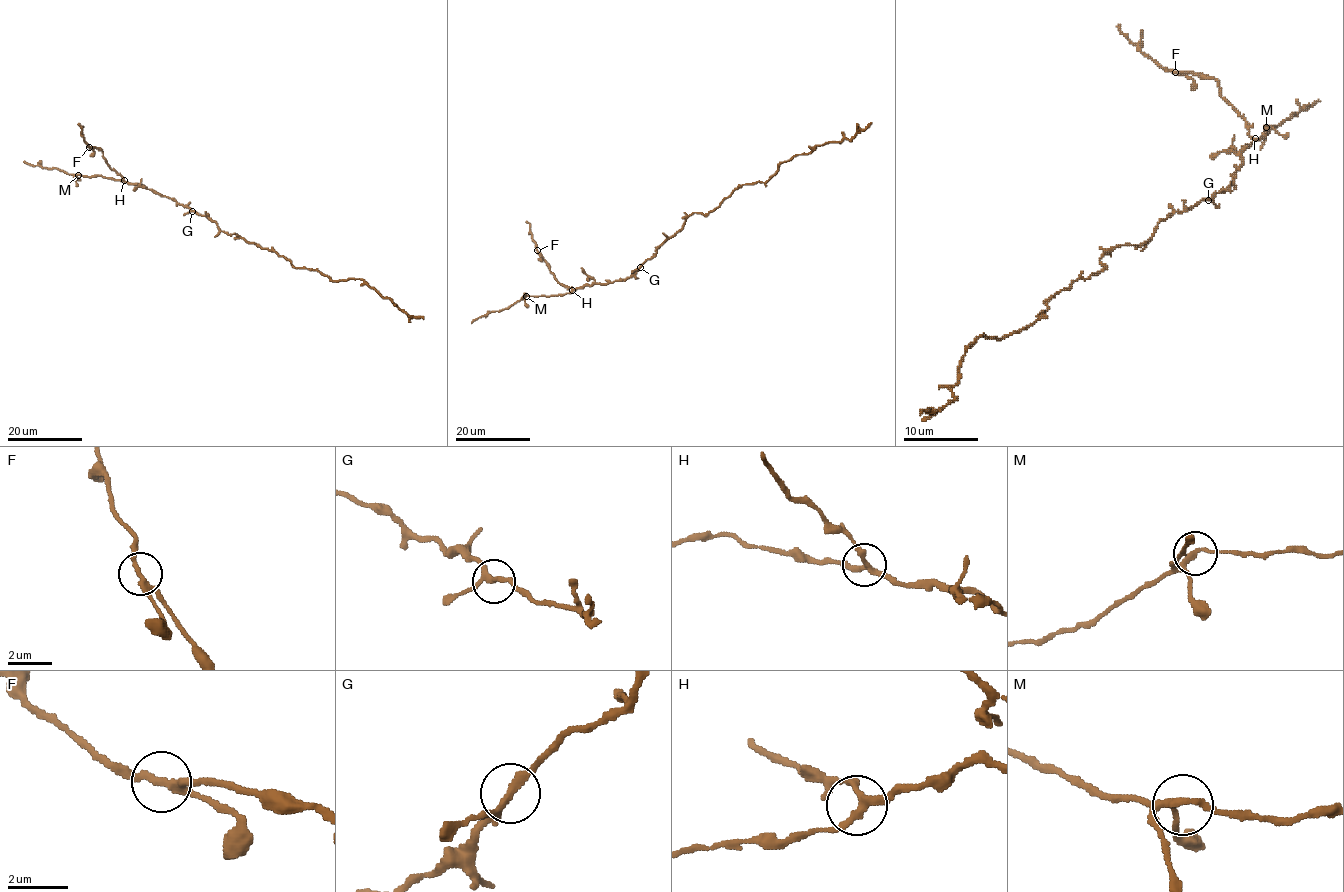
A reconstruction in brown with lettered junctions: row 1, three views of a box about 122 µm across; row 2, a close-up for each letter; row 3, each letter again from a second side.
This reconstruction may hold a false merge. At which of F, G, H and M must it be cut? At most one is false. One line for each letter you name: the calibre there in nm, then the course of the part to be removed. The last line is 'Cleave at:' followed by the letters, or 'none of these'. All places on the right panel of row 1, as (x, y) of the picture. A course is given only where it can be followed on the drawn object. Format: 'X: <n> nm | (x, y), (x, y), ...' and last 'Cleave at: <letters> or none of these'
Cleave at: none of these

